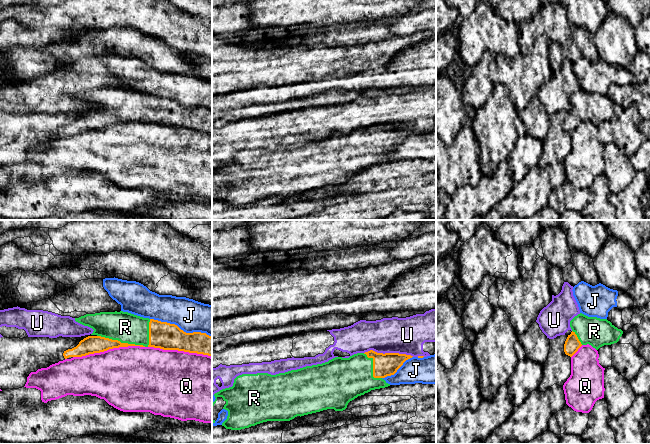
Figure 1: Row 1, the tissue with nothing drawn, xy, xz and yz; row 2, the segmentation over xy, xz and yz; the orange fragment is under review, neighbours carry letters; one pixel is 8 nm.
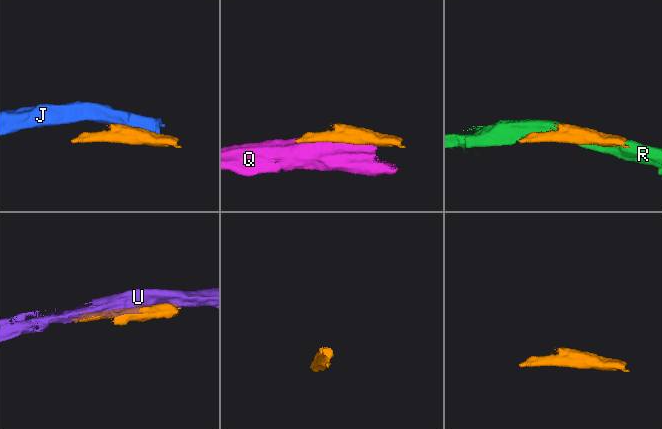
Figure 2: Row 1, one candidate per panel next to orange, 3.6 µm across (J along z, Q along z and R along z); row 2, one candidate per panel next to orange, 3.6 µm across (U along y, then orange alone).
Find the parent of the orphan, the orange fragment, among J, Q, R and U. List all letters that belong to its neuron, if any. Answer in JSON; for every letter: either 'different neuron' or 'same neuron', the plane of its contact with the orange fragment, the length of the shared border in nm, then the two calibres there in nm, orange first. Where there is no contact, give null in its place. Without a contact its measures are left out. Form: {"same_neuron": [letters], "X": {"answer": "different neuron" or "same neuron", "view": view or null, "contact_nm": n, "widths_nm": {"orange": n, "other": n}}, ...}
{"same_neuron": ["R"], "J": {"answer": "different neuron", "view": "xy", "contact_nm": 500, "widths_nm": {"orange": 220, "other": 260}}, "Q": {"answer": "different neuron", "view": "xy", "contact_nm": 600, "widths_nm": {"orange": 140, "other": 480}}, "R": {"answer": "same neuron", "view": "xy", "contact_nm": 400, "widths_nm": {"orange": 140, "other": 240}}, "U": {"answer": "different neuron", "view": "xz", "contact_nm": 400, "widths_nm": {"orange": 180, "other": 280}}}

